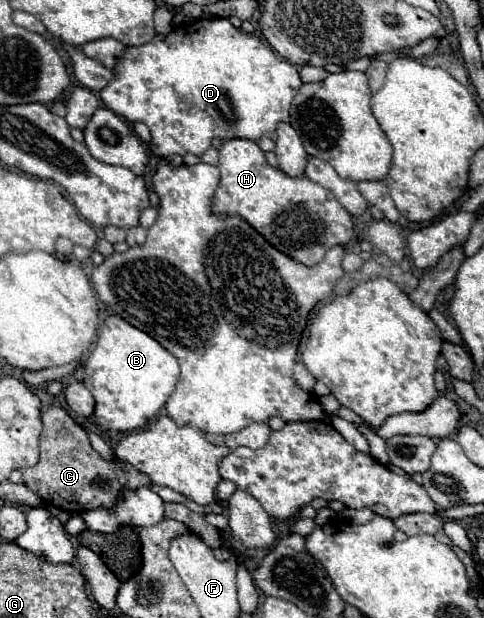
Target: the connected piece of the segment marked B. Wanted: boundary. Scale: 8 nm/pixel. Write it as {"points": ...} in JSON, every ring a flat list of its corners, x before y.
{"points":[[109,316,101,330,91,356,85,362,83,384,95,398,93,420,103,430,131,432,143,428,171,396,179,378,177,358,163,350,155,338,131,326,119,316]]}

